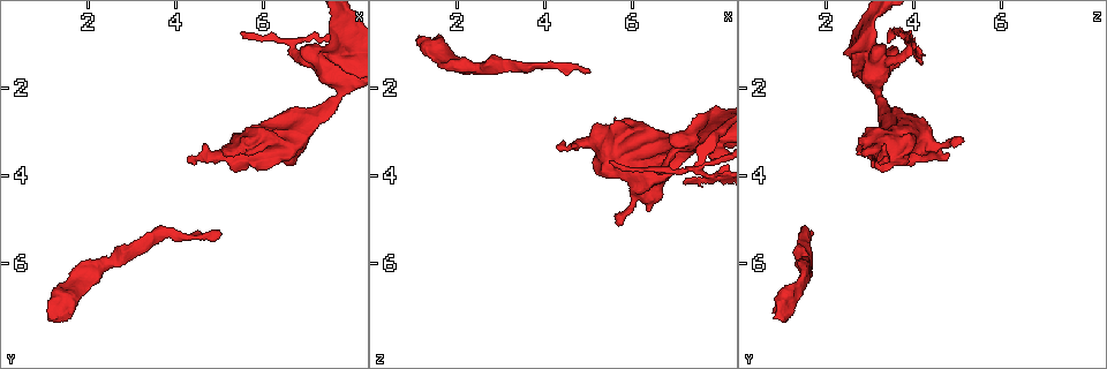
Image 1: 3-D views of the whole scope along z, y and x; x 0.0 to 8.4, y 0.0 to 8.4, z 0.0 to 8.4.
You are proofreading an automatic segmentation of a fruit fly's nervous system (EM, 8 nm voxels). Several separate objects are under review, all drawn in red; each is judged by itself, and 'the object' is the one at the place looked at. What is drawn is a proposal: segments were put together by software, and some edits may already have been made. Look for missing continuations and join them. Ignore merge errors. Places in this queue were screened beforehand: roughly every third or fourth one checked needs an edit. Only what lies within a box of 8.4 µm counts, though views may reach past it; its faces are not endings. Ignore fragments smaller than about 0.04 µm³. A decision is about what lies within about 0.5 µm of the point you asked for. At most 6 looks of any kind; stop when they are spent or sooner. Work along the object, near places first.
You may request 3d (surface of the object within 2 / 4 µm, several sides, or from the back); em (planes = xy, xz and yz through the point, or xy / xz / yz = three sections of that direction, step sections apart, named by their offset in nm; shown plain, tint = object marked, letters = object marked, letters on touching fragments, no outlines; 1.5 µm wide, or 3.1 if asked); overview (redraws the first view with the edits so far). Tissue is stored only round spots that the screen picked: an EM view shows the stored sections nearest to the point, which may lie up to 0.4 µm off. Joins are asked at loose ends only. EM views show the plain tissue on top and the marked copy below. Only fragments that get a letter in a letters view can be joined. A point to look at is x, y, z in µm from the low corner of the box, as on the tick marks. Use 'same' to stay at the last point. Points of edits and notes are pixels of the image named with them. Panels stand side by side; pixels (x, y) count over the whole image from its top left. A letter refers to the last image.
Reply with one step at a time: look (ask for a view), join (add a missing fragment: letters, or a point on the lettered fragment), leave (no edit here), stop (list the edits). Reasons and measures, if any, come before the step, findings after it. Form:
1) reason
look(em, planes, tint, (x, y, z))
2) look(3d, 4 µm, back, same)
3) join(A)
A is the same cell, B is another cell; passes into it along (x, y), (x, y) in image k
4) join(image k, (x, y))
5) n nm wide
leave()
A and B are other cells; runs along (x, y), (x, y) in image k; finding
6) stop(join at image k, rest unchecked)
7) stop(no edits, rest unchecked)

look(em, xz, step 8, letters, (5.05, 5.30, 1.65))

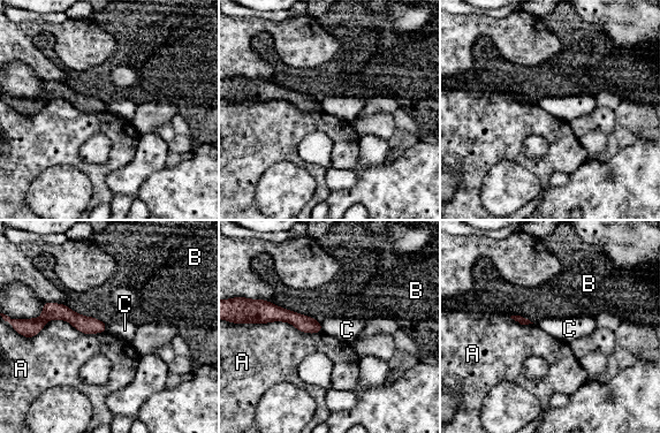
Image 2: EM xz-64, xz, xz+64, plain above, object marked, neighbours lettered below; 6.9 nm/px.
look(em, planes, letters, same)

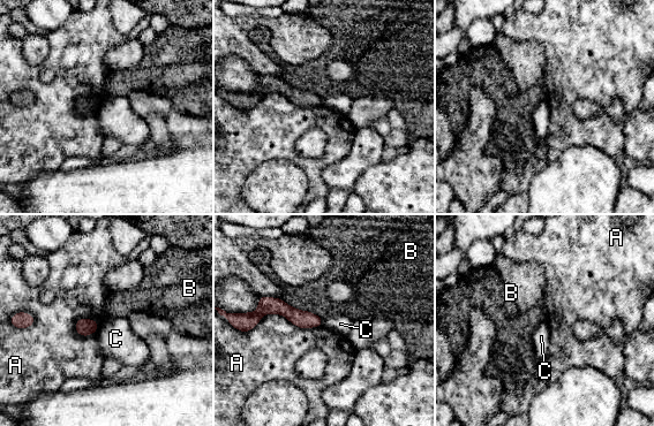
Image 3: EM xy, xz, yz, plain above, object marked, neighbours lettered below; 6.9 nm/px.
A touches over 550 nm
leave()
A, B and C are other cells; no lettered fragment goes on from it

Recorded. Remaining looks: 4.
an open end
look(3d, 4 µm, (5.65, 3.20, 5.10))

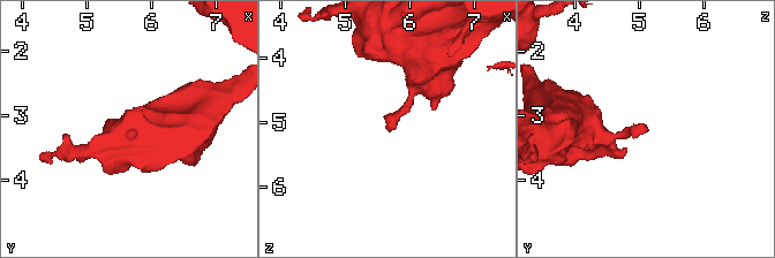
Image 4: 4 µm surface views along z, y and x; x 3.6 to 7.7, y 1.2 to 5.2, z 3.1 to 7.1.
look(em, planes, tint, (5.65, 3.25, 5.15))

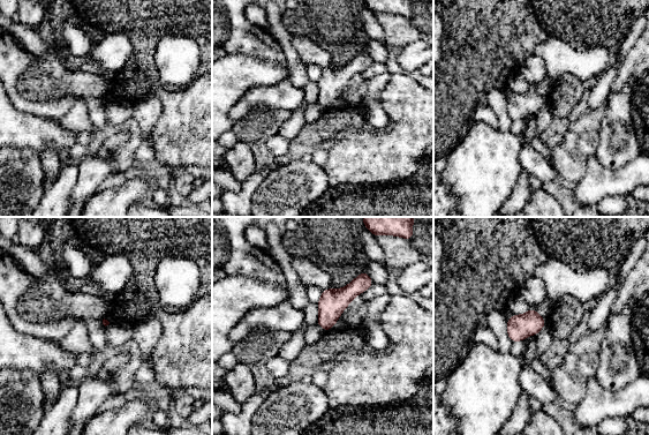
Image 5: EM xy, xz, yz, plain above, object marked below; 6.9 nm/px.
look(em, planes, letters, same)

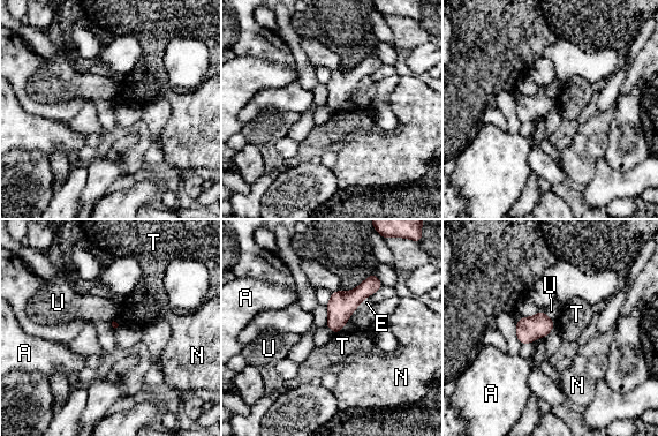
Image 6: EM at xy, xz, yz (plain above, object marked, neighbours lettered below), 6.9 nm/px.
leave()
A, E, N, T and U are other cells; border along (340, 330), (334, 333) in image 6; no lettered fragment goes on from it

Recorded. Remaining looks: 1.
an open end
look(em, planes, letters, (1.10, 7.30, 0.90))

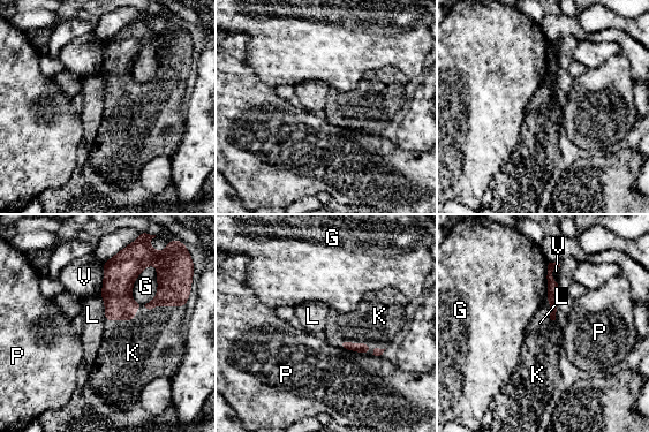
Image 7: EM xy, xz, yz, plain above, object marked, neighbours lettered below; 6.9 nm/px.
K touches over 550 nm
join(image 7, (153, 339))
K is the same cell, G, L, P and V are other cells; it goes on there

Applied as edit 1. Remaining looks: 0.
stop(join at image 7, rest unchecked)

